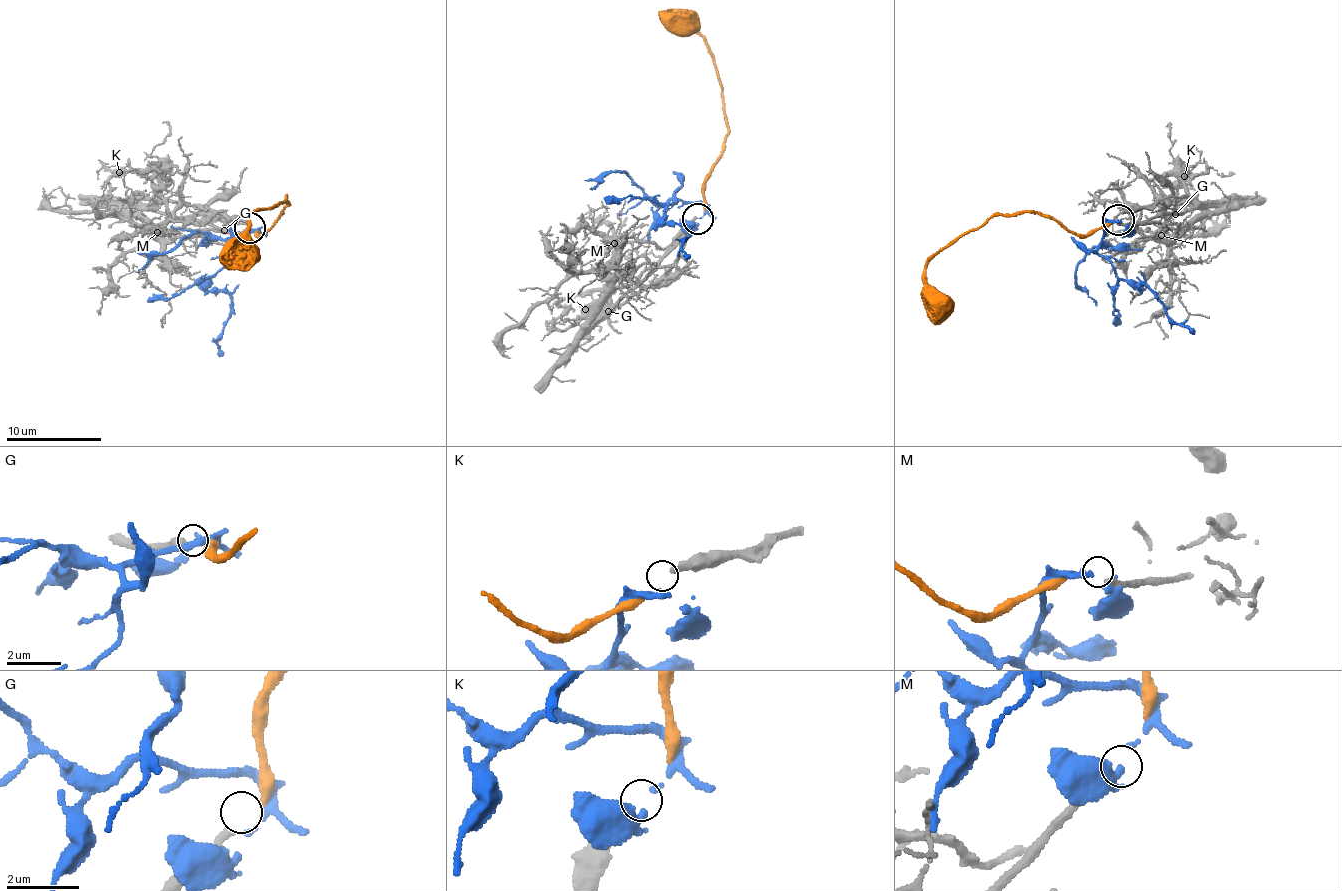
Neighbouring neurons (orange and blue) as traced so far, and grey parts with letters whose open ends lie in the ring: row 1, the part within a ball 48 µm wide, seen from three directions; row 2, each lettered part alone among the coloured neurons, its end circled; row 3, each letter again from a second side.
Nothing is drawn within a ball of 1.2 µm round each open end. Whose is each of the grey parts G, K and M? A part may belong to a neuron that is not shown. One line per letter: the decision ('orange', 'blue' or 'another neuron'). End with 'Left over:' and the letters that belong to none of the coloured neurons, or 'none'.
G: another neuron
K: another neuron
M: another neuron
Left over: G, K, M

